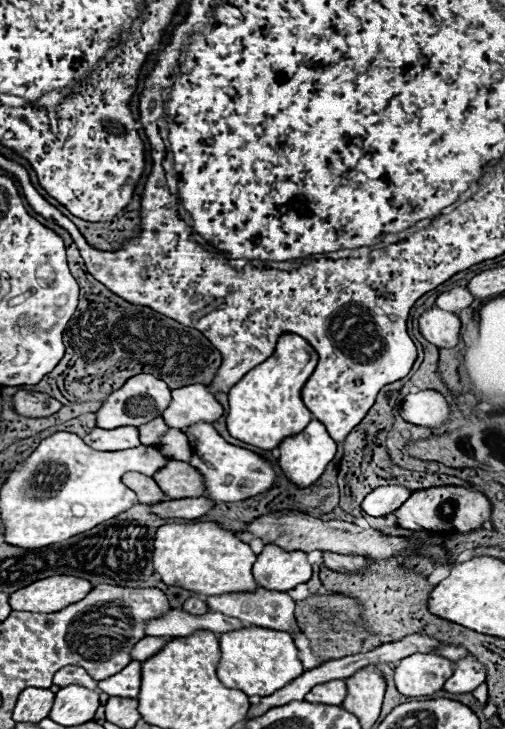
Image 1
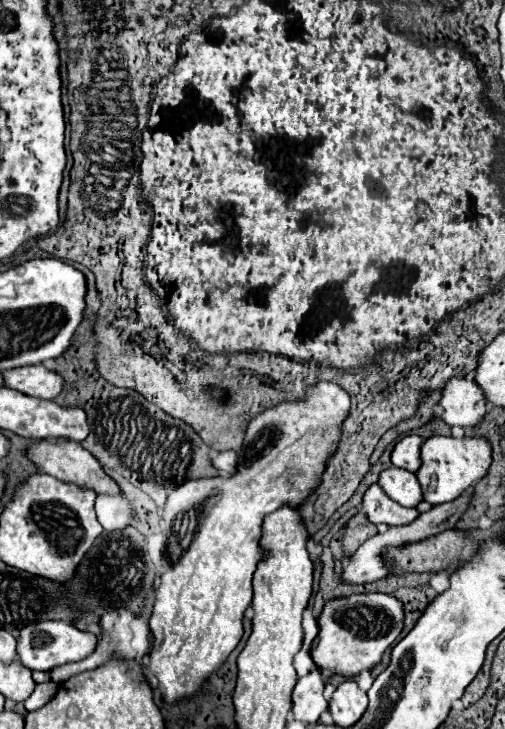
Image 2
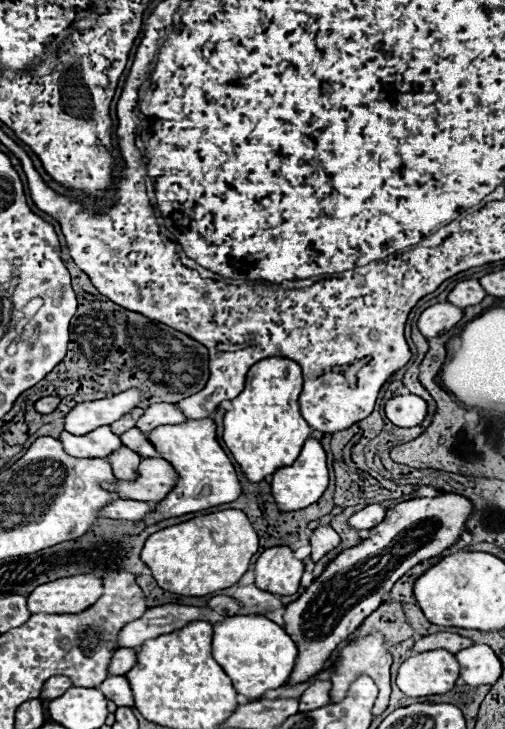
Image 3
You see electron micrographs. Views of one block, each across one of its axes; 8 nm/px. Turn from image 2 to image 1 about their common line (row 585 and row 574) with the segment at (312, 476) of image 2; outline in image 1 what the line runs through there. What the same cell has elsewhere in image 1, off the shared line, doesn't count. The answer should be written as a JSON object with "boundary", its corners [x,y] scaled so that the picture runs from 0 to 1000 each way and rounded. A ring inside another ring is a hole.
{"boundary":[[[420,716],[396,719],[325,719],[309,730],[305,779],[333,804],[356,804],[404,818],[436,818],[459,812],[507,809],[499,793],[499,774],[507,760],[495,749],[463,735],[463,730],[424,722]]]}

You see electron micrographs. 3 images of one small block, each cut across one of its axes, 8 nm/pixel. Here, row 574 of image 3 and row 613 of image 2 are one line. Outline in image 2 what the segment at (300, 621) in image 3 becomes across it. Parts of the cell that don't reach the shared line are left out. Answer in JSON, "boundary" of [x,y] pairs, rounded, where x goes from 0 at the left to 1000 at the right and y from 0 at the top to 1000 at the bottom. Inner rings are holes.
{"boundary":[[[697,815],[650,823],[630,848],[630,870],[614,889],[634,919],[669,927],[705,927],[752,911],[760,892],[788,875],[800,861],[800,831],[772,815]]]}

